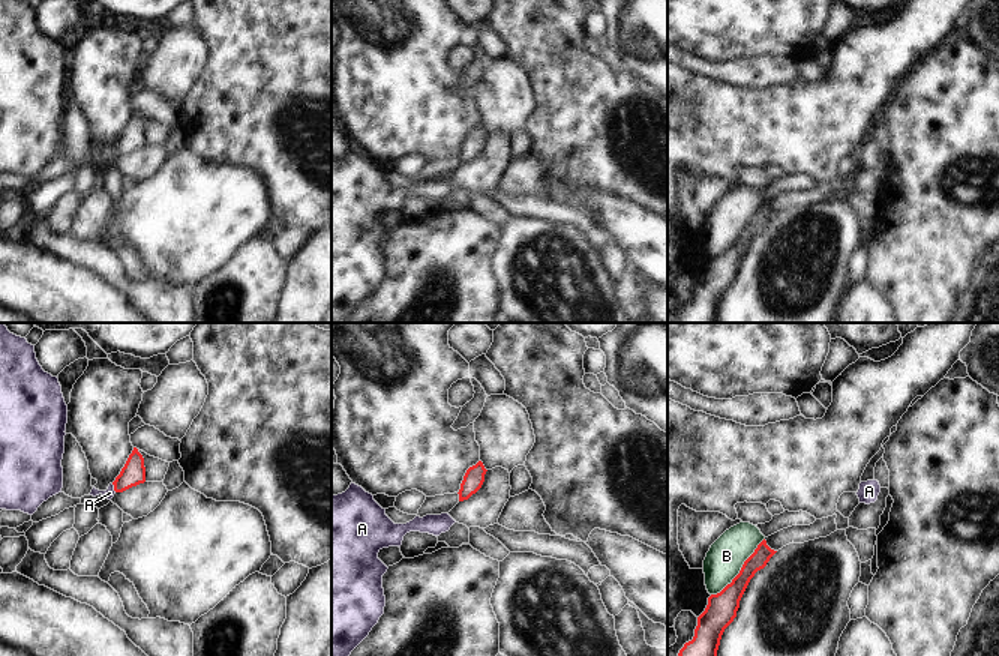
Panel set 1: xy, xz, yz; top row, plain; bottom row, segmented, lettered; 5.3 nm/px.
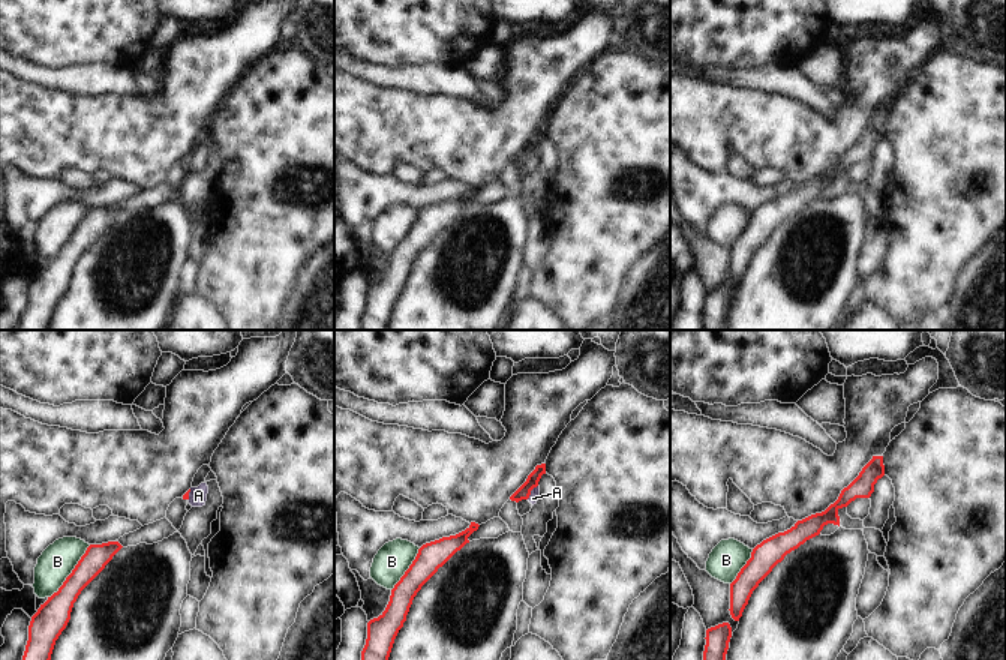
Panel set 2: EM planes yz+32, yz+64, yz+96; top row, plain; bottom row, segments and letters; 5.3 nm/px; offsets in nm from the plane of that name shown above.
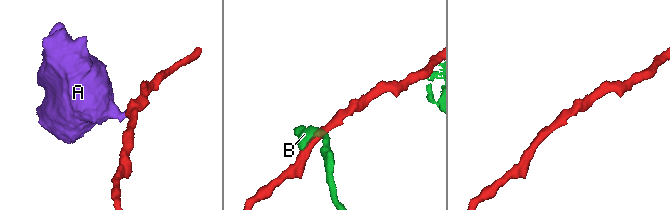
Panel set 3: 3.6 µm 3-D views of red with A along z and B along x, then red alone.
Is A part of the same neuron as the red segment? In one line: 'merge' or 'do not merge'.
do not merge

